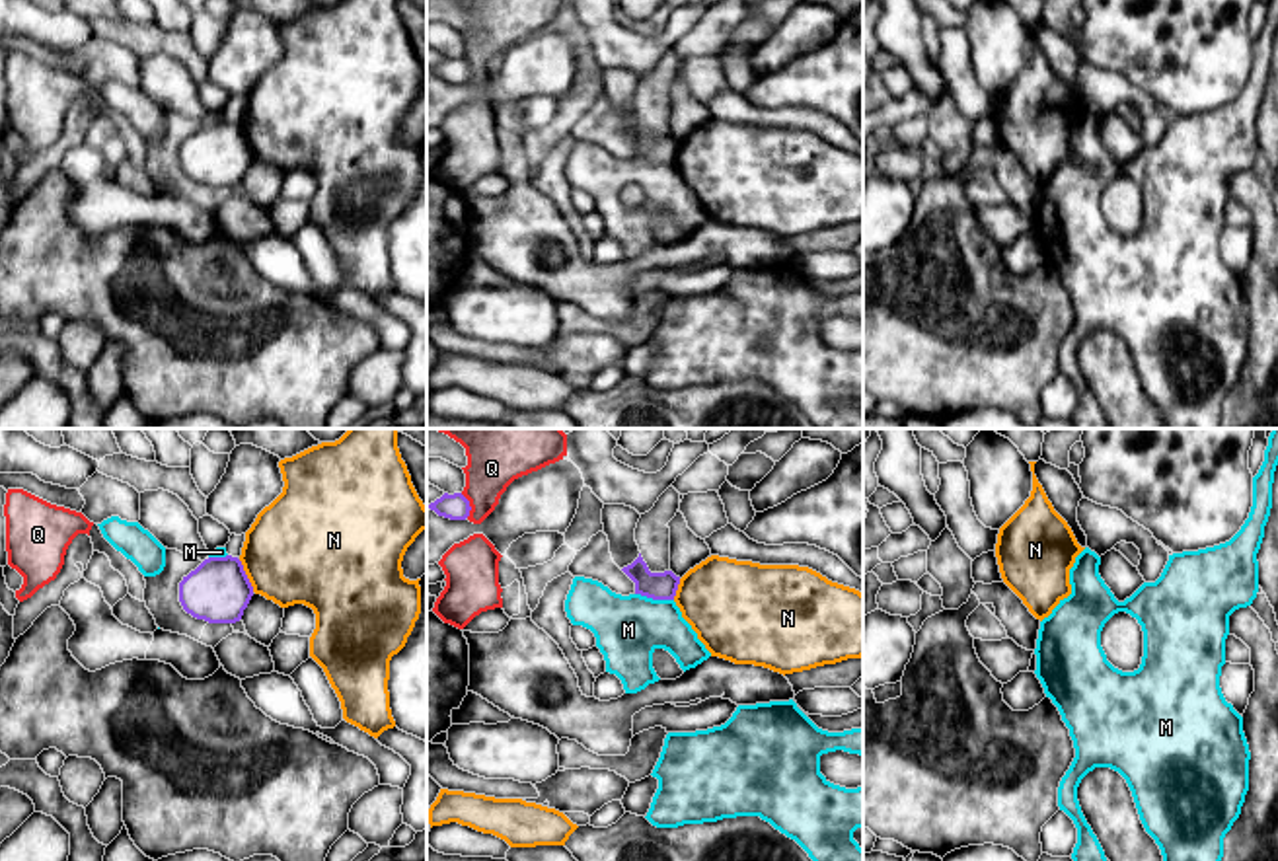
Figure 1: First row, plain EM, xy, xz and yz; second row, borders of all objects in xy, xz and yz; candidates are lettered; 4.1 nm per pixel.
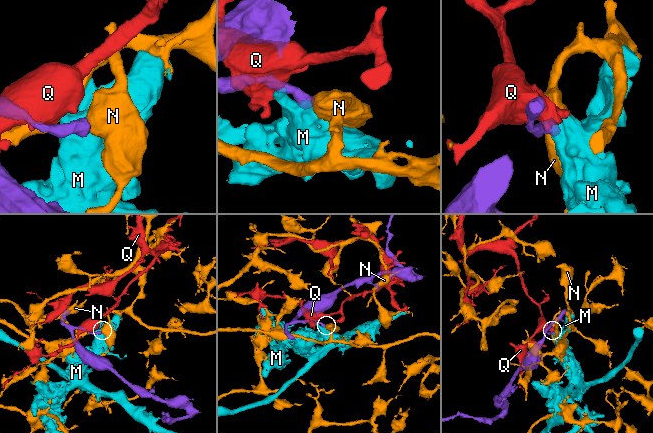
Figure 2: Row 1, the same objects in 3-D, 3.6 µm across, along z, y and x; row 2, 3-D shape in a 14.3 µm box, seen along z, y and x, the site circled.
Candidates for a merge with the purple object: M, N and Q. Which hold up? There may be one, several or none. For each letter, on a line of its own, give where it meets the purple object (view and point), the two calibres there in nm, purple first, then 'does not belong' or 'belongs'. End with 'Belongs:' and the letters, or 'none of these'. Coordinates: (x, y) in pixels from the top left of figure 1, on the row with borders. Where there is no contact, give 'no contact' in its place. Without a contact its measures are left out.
M: meets purple in xz at (655, 598); 110 nm thick on the purple side, 280 nm on the other; does not belong
N: meets purple in xy at (246, 575); 260 nm thick on the purple side, 440 nm on the other; does not belong
Q: meets purple in xz at (468, 505); 110 nm thick on the purple side, 260 nm on the other; does not belong
Belongs: none of these

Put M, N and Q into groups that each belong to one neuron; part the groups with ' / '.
M / N / Q

